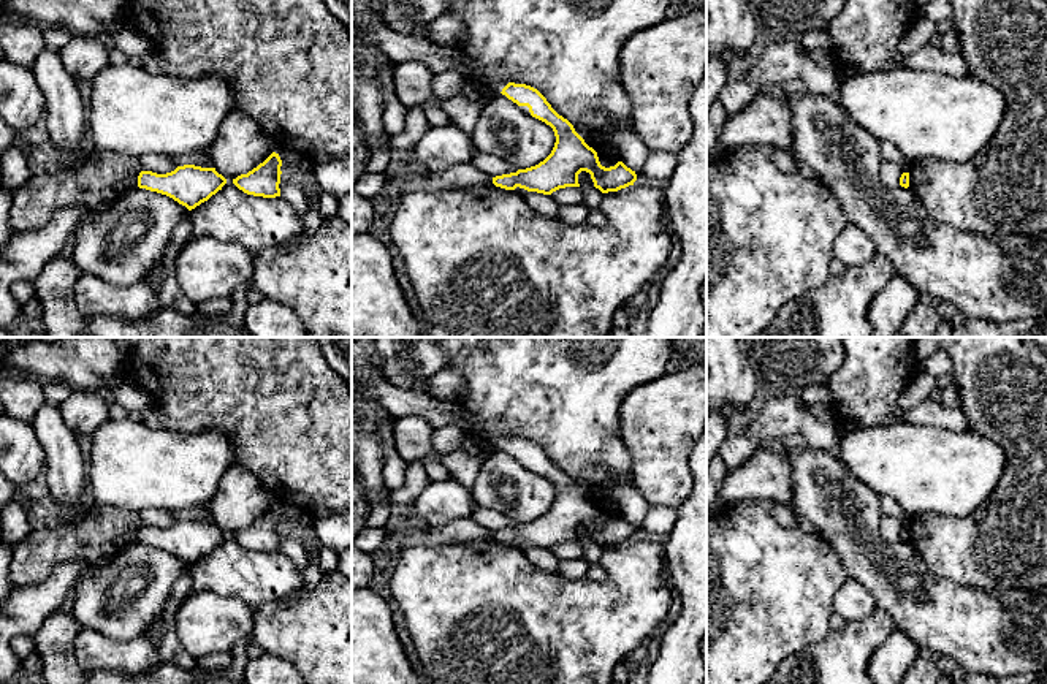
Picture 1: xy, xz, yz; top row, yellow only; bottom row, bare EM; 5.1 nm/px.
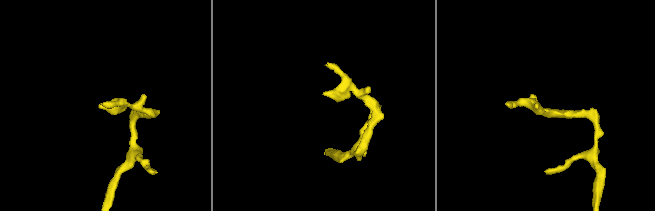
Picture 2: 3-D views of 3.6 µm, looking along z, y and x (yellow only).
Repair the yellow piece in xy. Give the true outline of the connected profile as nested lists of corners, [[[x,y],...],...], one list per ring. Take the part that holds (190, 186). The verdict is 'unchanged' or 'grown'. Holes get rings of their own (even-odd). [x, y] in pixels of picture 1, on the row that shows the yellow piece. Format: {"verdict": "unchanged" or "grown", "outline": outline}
{"verdict": "unchanged", "outline": [[[195,165],[177,166],[166,174],[141,171],[138,187],[166,195],[185,206],[188,211],[207,201],[227,184],[227,179],[215,168]]]}

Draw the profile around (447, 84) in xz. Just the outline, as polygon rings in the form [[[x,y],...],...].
[[[459,73],[434,74],[432,92],[439,98],[459,97],[463,90],[464,78]]]

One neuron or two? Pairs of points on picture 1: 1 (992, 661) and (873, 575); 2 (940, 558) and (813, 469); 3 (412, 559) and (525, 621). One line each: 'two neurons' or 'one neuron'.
1: one neuron
2: two neurons
3: one neuron

